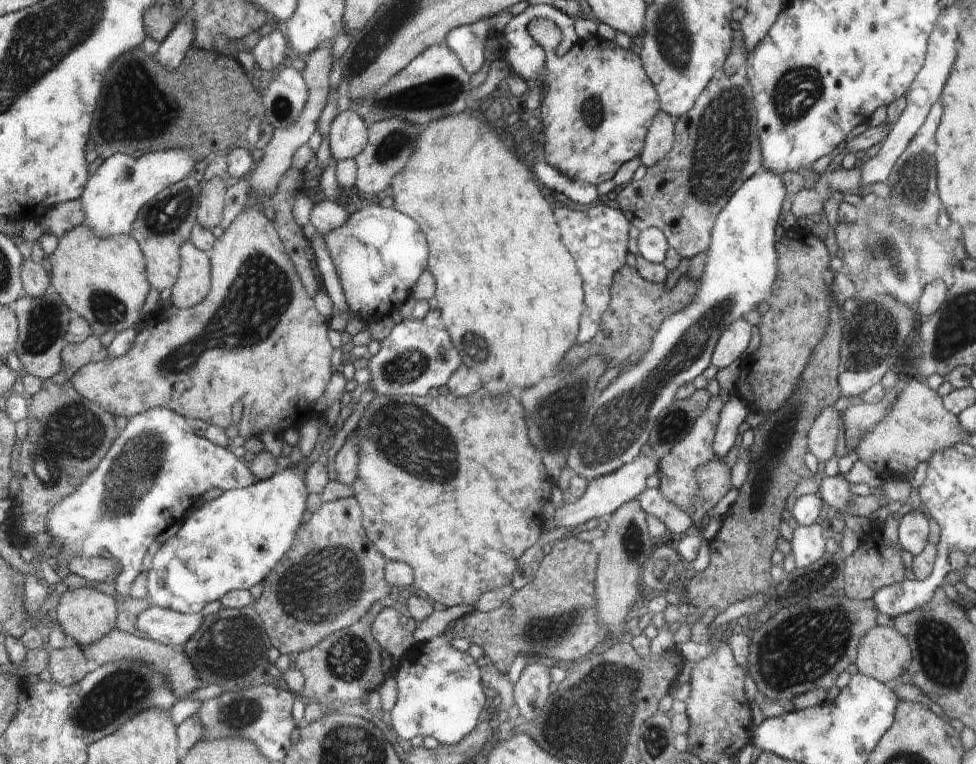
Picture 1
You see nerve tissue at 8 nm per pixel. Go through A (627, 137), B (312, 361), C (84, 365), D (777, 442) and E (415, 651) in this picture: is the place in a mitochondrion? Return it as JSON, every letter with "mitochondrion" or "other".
{"A":"other","B":"other","C":"other","D":"mitochondrion","E":"other"}

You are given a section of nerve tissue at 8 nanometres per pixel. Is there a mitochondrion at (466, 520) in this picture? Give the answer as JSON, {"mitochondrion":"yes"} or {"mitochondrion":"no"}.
{"mitochondrion":"no"}

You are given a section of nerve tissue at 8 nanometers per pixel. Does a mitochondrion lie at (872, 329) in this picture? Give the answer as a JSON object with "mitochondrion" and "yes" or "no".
{"mitochondrion":"yes"}

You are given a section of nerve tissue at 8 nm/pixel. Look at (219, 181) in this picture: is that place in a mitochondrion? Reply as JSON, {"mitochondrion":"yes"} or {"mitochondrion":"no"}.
{"mitochondrion":"no"}

